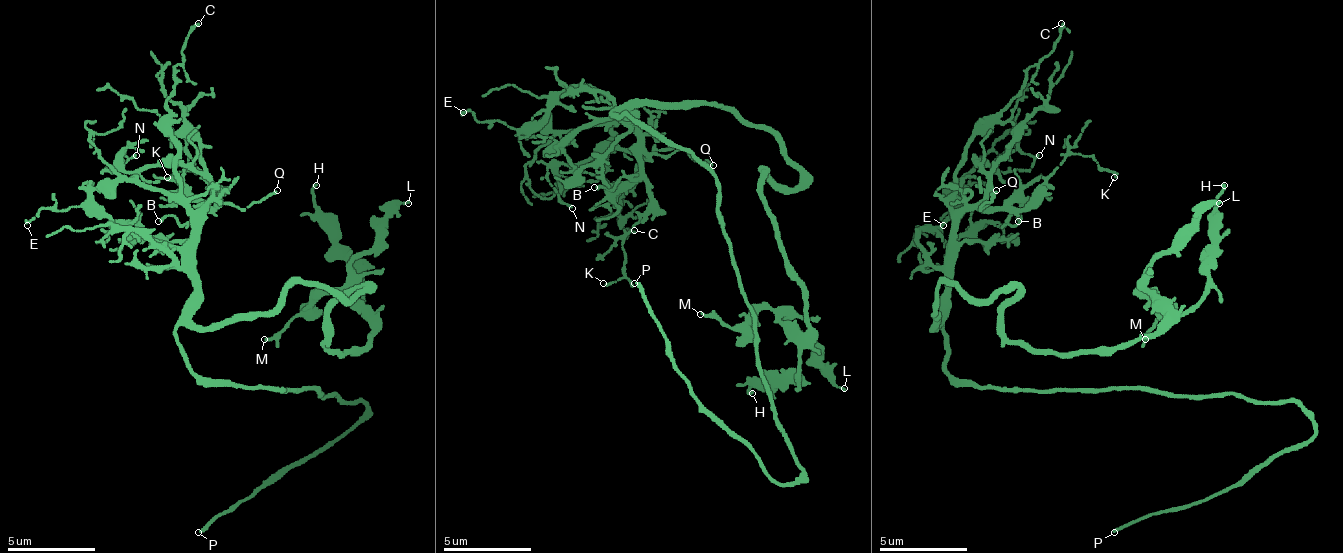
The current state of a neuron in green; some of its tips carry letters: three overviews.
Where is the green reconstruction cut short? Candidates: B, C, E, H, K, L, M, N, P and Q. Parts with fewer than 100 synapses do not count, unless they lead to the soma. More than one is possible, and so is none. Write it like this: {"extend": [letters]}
{"extend": ["P"]}

